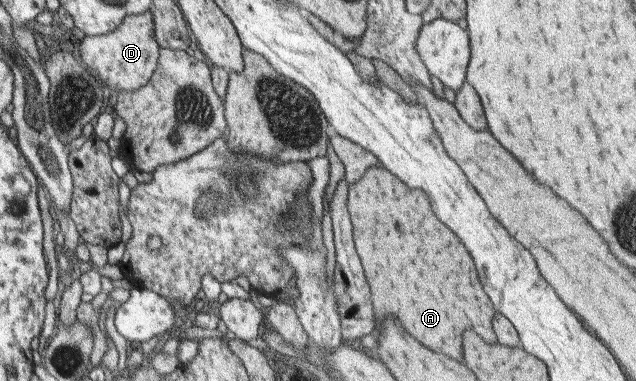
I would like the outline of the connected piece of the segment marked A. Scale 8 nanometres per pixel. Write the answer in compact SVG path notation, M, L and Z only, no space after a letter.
M383 166L369 168L358 182L349 185L349 192L347 209L354 224L356 250L372 290L375 329L382 330L382 322L390 316L396 316L418 342L430 350L448 354L454 360L462 360L462 332L468 328L476 330L484 342L490 345L497 343L496 334L492 330L494 306L480 286L474 262L458 236L434 216L426 192L408 188Z

